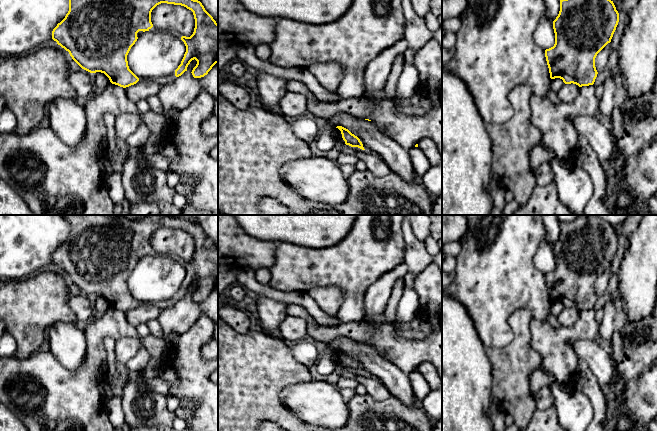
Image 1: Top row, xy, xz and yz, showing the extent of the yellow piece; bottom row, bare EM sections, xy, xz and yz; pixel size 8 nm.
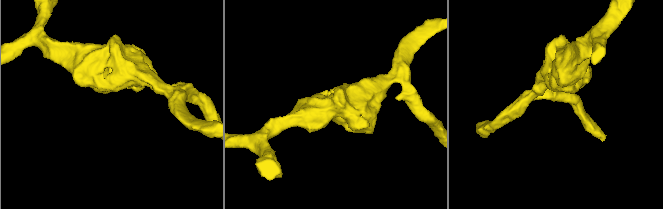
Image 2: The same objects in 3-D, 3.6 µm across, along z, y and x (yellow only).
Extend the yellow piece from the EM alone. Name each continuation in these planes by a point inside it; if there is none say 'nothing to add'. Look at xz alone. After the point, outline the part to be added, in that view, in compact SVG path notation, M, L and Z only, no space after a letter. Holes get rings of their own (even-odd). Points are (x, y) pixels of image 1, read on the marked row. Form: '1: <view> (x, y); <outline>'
nothing to add

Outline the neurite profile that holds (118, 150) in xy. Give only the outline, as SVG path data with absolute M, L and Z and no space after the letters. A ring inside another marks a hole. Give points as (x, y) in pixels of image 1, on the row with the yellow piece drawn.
M111 113L104 115L104 123L107 129L107 153L110 158L110 164L114 172L122 173L123 162L129 155L131 148L129 145L117 138L115 133L115 117Z

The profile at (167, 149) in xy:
M163 138L159 143L160 153L167 159L174 159L178 156L179 152L176 146L169 141L167 138Z

